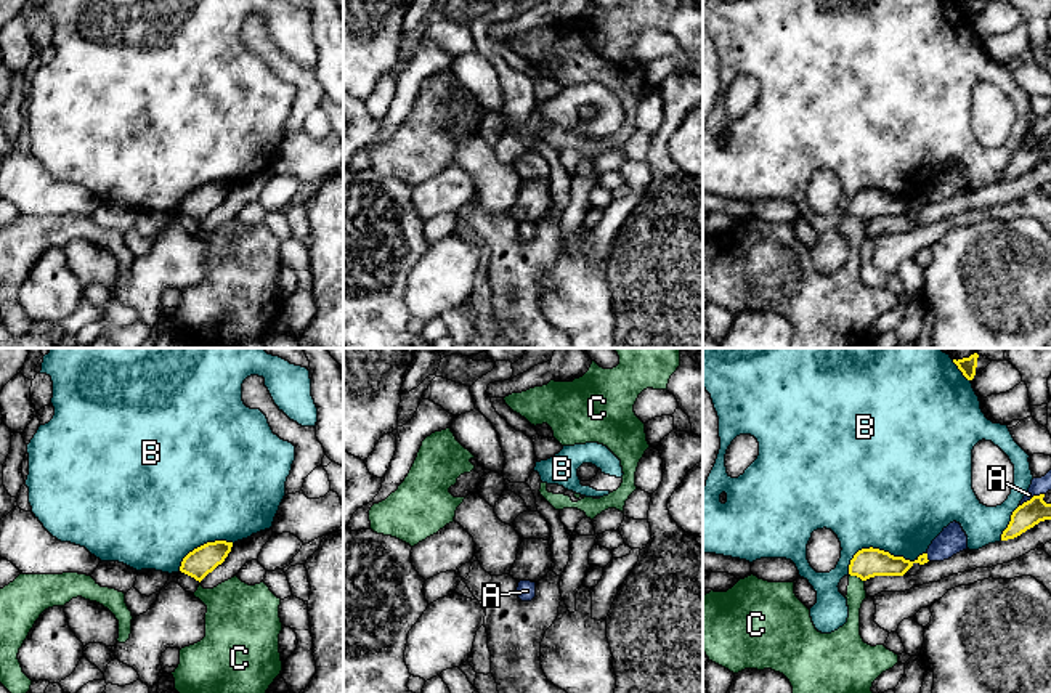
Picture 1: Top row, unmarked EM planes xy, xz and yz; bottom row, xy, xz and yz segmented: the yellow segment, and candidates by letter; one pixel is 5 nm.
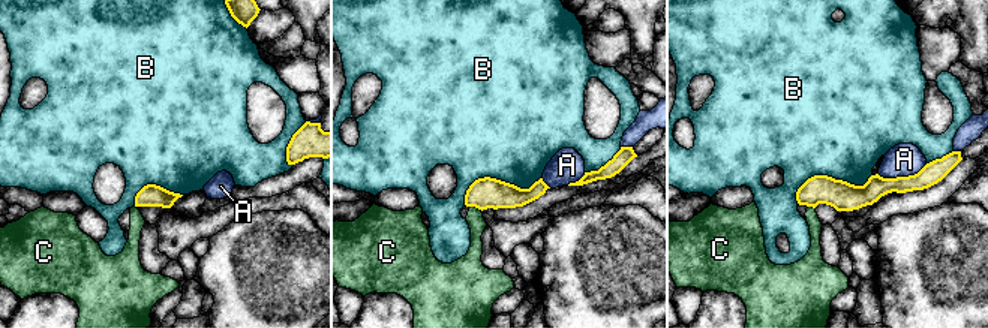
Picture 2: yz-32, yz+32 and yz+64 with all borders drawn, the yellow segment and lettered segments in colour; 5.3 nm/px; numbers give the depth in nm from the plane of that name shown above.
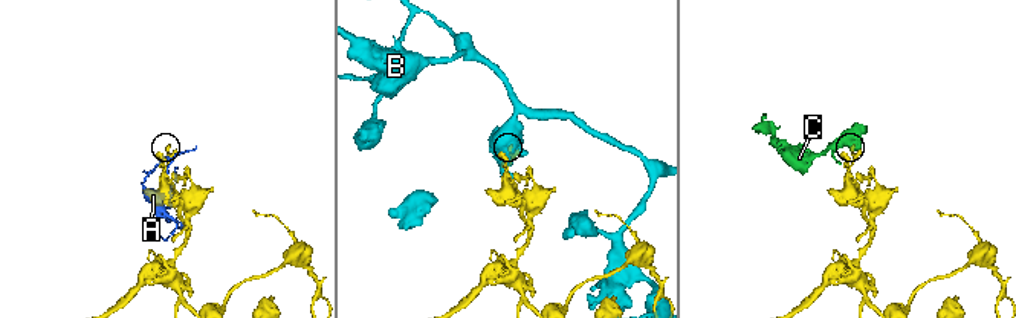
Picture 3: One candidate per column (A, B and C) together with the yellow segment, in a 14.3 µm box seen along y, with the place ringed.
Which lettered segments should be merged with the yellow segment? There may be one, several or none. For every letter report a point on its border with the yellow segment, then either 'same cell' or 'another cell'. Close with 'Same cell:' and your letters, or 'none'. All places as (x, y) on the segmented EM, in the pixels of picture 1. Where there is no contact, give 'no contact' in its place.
A: meets yellow in yz at (1032, 498); another cell
B: meets yellow in yz at (880, 551); another cell
C: meets yellow in yz at (857, 576); another cell
Same cell: none

